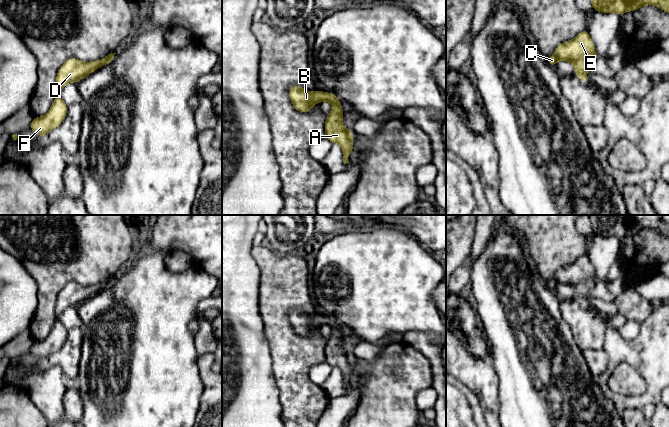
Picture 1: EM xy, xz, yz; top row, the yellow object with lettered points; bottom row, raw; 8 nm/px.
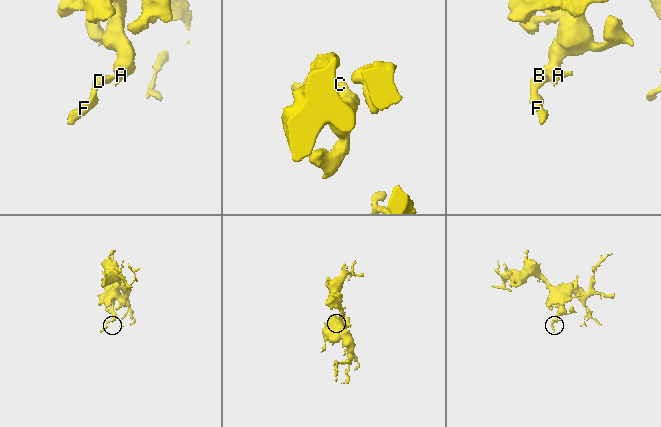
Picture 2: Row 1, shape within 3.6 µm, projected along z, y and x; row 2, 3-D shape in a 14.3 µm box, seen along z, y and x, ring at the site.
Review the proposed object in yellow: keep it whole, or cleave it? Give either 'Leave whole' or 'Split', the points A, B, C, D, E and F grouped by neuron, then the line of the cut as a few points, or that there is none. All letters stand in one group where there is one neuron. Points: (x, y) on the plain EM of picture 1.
Leave whole. Groups: A B C D E F. No split

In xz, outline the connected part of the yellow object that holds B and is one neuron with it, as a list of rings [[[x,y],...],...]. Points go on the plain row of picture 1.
[[[292,310],[289,315],[290,324],[298,336],[309,336],[316,327],[327,324],[333,333],[325,344],[325,361],[332,367],[338,367],[343,374],[343,386],[348,387],[350,376],[353,372],[352,356],[343,349],[341,325],[333,317],[324,315],[311,316],[300,310]]]

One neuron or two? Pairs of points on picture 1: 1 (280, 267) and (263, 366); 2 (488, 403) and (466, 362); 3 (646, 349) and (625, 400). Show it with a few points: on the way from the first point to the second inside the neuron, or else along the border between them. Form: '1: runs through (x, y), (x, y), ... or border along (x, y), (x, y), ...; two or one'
1: border along (261, 317), (264, 336), (268, 342), (272, 363); two
2: runs through (487, 393), (485, 384), (473, 372); one
3: runs through (651, 365), (651, 389), (641, 399); one

